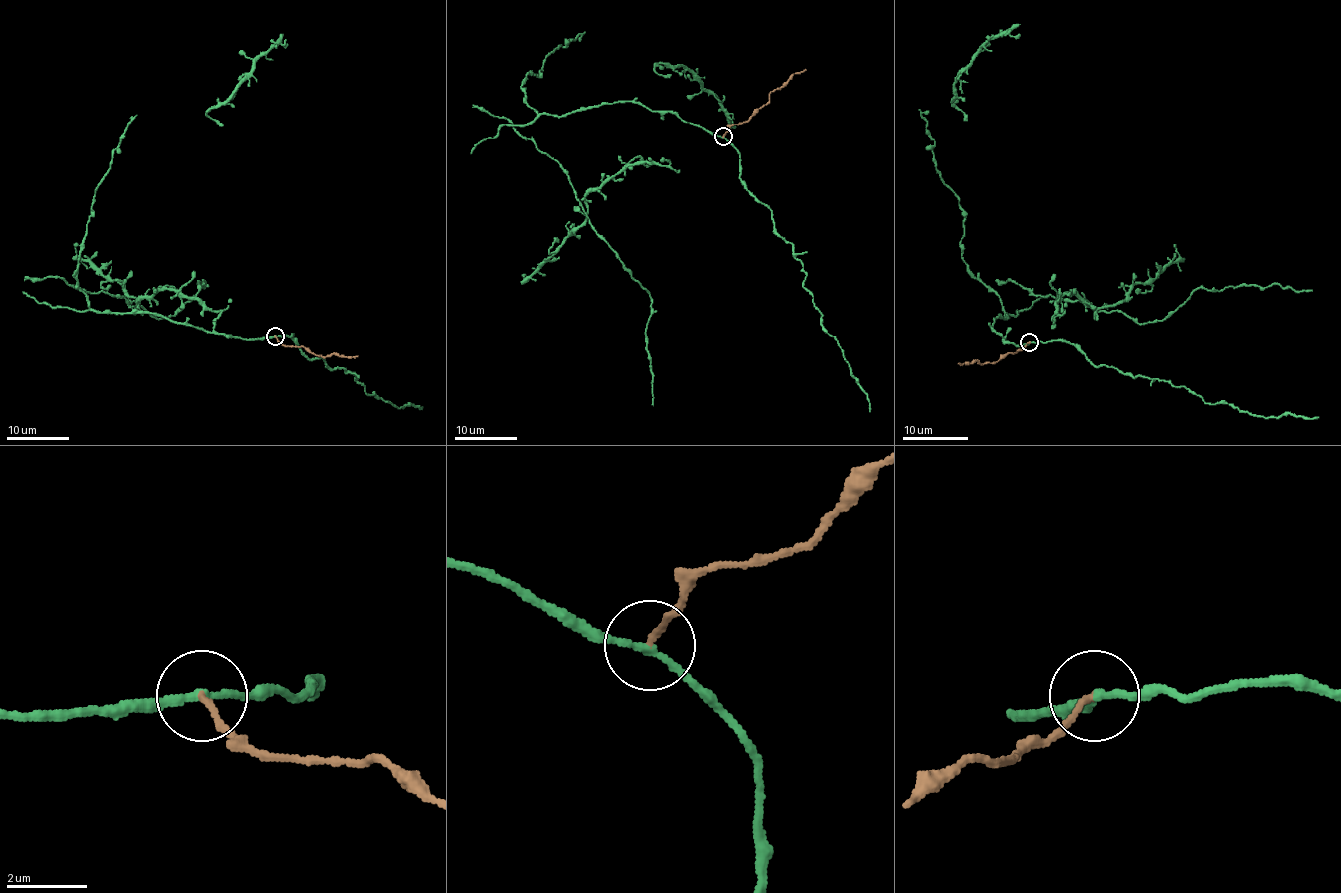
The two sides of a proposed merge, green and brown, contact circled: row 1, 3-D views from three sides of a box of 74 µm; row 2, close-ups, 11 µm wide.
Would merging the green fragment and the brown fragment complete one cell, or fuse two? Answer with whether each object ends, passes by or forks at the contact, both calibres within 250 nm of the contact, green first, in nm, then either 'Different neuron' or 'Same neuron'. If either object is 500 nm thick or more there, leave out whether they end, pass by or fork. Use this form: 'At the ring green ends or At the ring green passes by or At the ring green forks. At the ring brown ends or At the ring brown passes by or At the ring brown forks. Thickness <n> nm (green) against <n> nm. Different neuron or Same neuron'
At the ring green passes by. At the ring brown ends. Thickness 170 nm (green) against 140 nm. Different neuron

